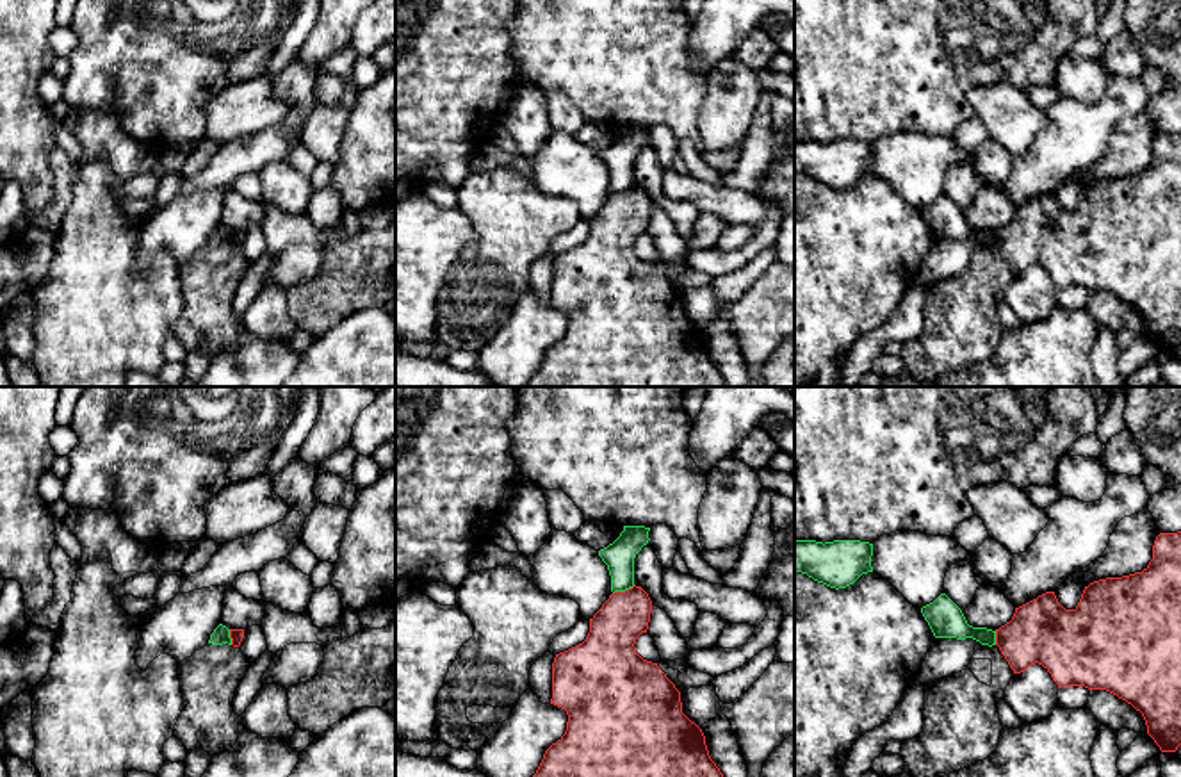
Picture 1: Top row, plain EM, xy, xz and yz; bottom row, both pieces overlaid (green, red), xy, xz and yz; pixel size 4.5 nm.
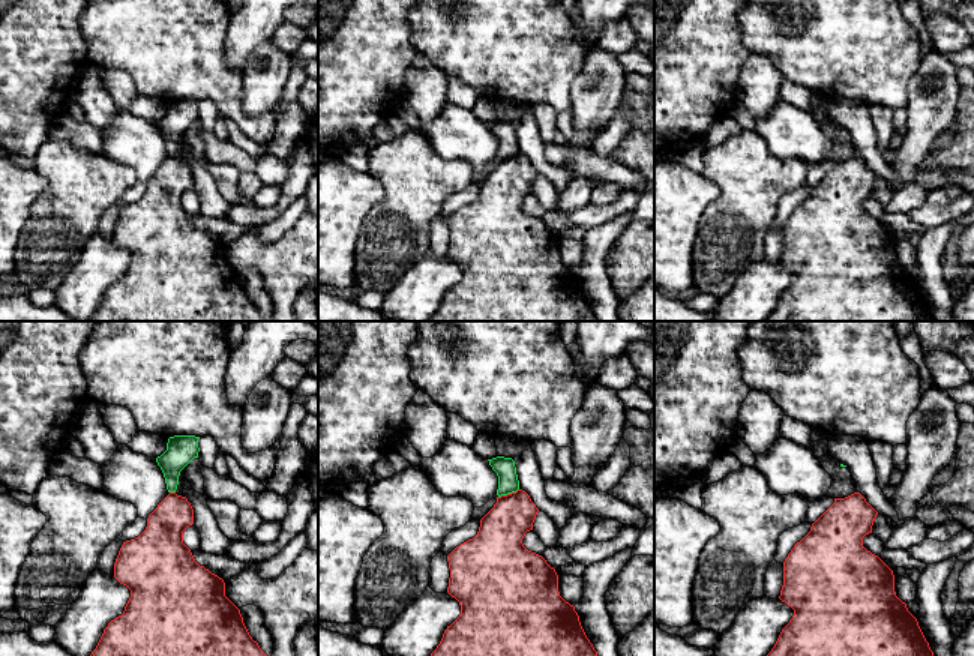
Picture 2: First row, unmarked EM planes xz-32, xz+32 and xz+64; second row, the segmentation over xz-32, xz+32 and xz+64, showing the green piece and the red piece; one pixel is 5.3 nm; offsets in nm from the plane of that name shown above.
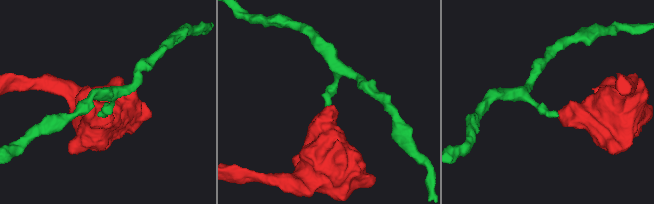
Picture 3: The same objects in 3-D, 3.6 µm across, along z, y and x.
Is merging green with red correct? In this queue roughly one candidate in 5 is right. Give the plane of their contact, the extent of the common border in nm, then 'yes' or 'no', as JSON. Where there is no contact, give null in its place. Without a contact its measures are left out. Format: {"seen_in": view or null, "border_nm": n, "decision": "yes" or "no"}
{"seen_in": "xz", "border_nm": 110, "decision": "no"}

